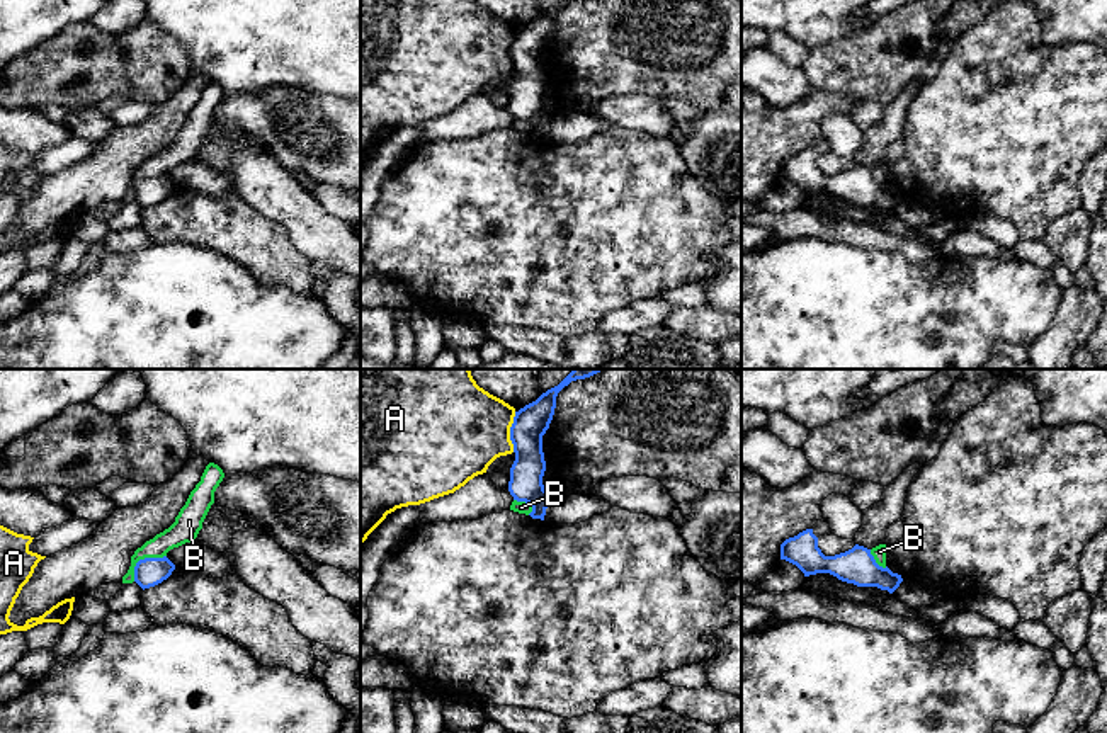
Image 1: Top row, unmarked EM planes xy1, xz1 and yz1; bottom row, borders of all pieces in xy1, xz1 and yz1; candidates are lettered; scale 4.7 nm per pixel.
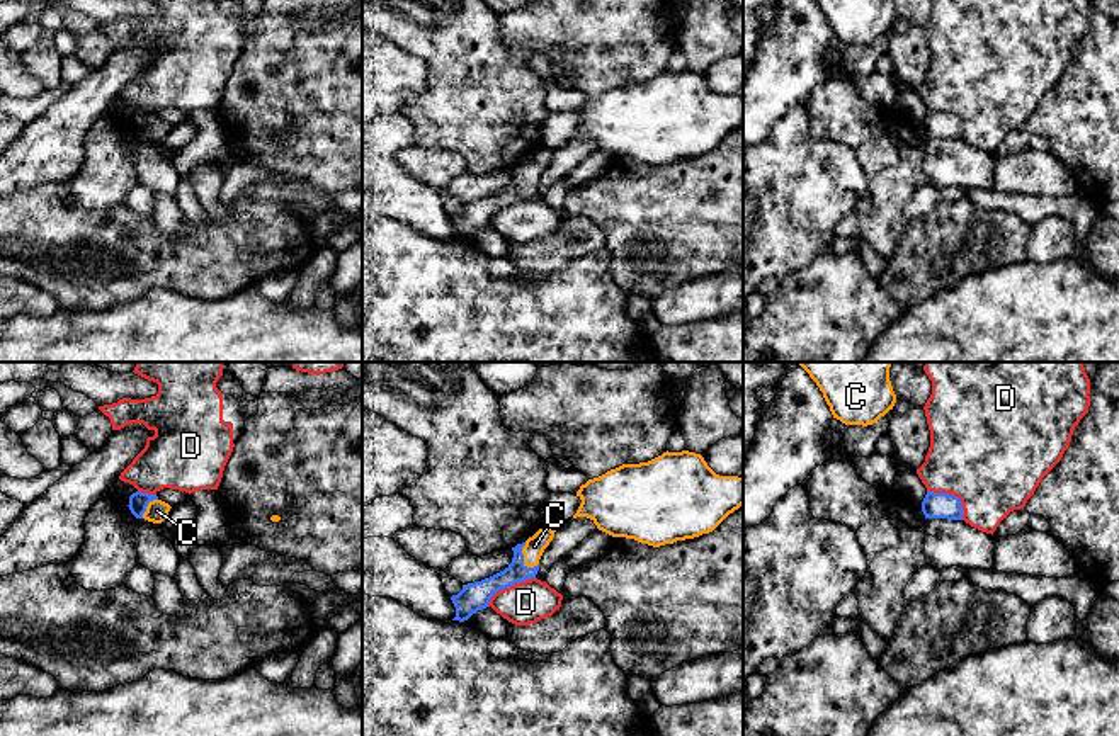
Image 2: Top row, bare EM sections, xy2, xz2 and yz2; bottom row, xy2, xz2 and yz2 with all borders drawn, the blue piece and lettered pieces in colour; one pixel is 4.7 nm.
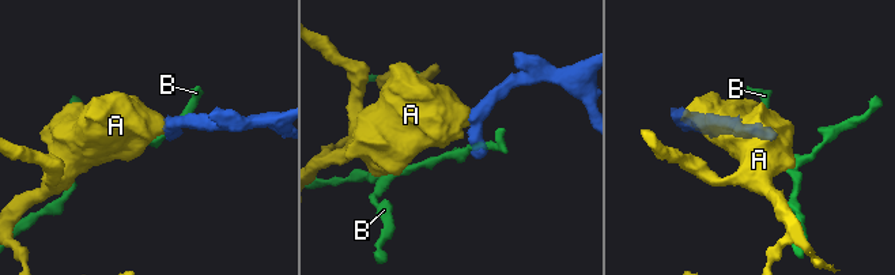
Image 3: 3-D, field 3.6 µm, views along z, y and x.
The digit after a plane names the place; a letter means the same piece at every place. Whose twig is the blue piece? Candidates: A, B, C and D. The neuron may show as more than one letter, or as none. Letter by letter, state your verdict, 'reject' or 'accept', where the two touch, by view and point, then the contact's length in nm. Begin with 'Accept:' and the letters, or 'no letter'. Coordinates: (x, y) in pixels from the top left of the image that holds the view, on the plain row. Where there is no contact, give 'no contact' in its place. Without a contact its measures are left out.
Accept: C
A: reject; meets blue in xz1 at (510, 51); contact 190 nm long
B: reject; meets blue in xy1 at (141, 179); contact 200 nm long
C: accept; meets blue in xz2 at (522, 177); contact 130 nm long
D: reject; meets blue in xz2 at (509, 204); contact 280 nm long

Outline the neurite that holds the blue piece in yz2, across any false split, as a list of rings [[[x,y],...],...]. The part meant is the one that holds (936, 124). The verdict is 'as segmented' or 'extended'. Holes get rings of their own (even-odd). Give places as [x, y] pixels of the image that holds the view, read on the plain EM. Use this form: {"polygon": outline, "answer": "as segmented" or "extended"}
{"polygon": [[[927,110],[922,121],[925,138],[963,139],[963,122],[957,116],[949,112]]], "answer": "as segmented"}

